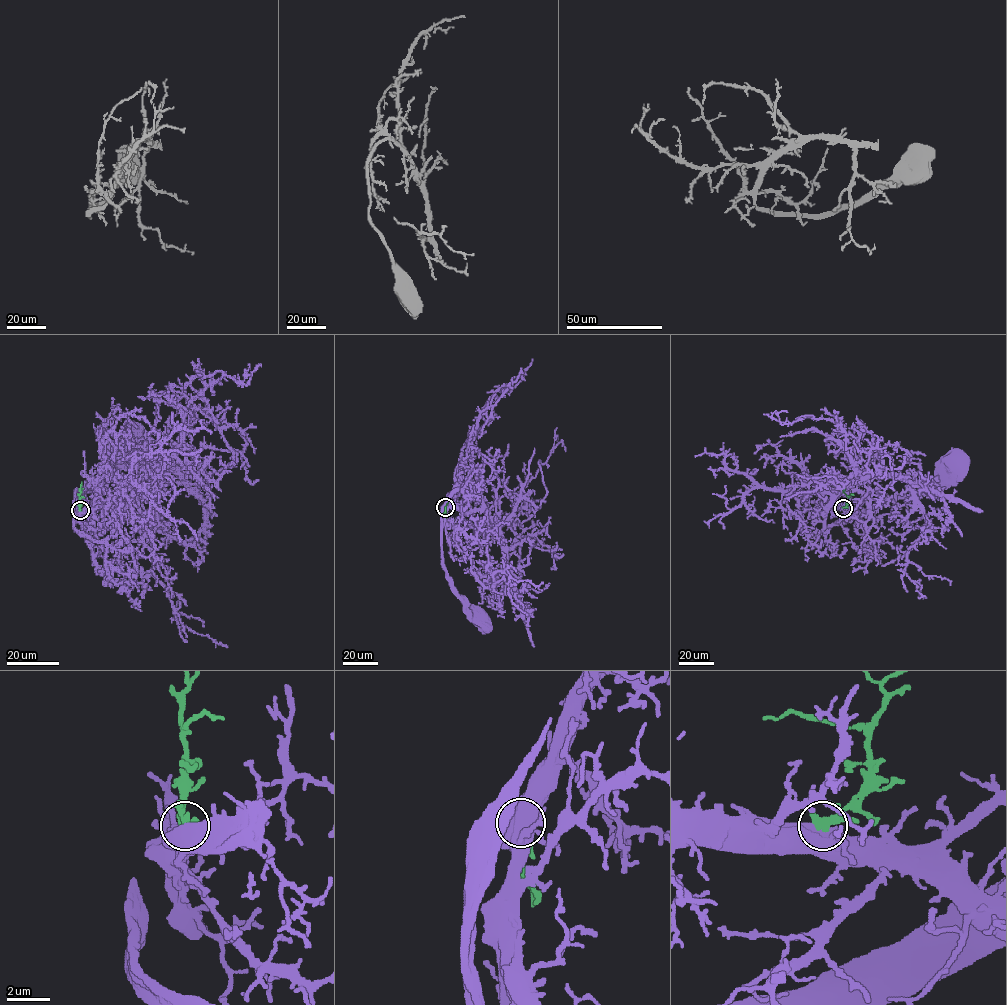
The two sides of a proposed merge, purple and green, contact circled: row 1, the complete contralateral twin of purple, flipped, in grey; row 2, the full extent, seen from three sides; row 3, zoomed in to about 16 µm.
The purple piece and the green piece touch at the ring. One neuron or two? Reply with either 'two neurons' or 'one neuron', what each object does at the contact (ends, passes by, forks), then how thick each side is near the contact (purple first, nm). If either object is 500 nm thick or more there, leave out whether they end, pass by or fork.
one neuron | 550/200 nm

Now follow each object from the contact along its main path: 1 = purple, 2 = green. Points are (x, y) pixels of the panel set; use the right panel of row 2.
1: (843, 508), (823, 506), (826, 528), (892, 500), (920, 493), (953, 461)
2: (843, 508), (848, 498), (843, 491), (845, 489)

